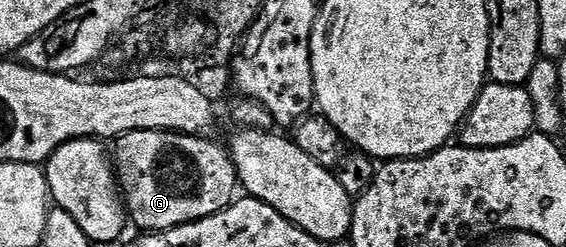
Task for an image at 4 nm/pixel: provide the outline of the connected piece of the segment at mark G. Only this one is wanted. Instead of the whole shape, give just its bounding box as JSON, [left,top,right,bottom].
[112,131,239,231]

